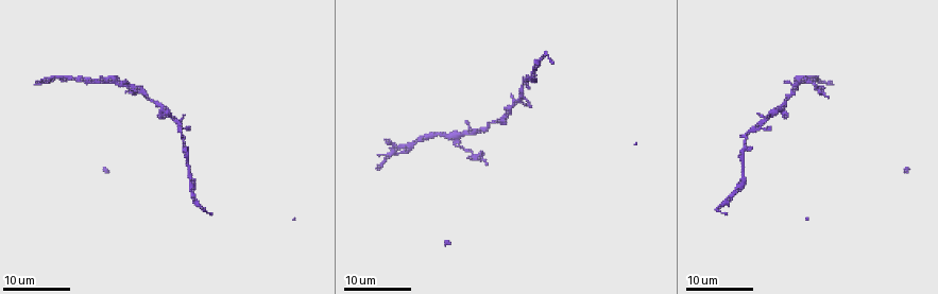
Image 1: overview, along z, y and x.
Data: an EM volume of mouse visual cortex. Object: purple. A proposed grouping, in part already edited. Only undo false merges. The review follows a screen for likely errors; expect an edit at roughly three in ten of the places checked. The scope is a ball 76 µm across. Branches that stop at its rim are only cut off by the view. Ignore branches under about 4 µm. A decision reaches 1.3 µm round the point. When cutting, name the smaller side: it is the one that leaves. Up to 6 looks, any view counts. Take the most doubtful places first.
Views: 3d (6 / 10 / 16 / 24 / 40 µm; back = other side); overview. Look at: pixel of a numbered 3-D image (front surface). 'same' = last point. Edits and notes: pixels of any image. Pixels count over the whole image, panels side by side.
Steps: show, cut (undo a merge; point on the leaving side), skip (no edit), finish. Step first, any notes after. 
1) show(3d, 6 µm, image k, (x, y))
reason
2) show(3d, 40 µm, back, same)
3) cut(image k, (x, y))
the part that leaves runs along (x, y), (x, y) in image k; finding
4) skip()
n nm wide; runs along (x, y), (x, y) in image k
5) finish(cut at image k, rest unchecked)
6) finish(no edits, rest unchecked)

show(3d, 24 µm, image 1, (804, 77))

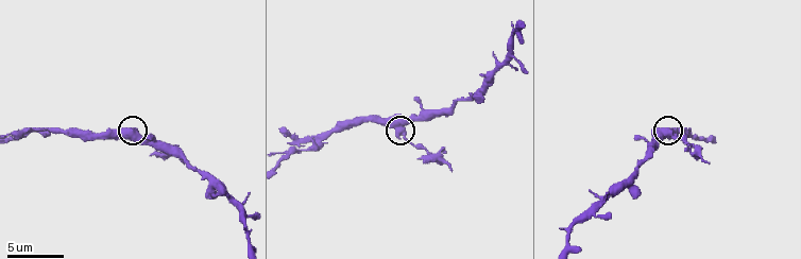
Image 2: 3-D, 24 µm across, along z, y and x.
show(3d, 10 µm, image 2, (394, 128))

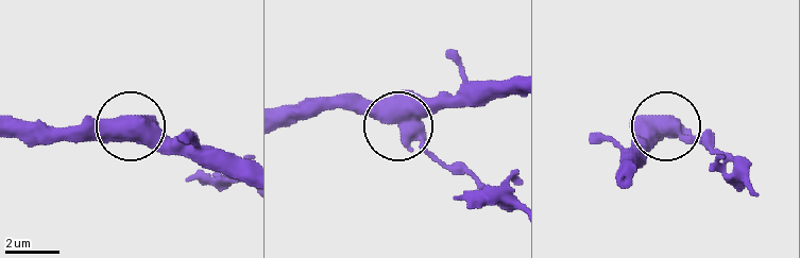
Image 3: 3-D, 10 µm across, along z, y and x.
cut(image 3, (429, 153))
two cells meet here

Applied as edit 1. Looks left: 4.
show(overview)
redraw

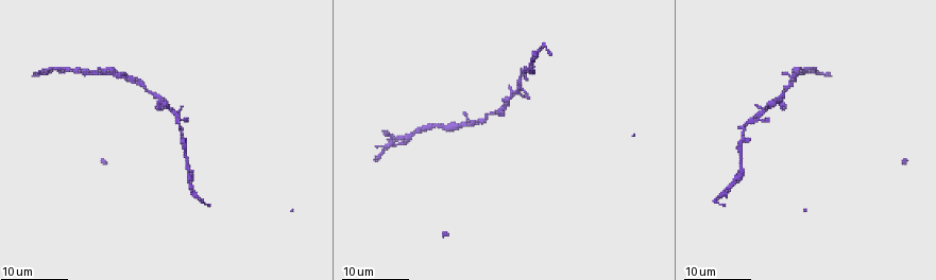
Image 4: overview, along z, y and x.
show(3d, 24 µm, image 4, (512, 96))
a fork

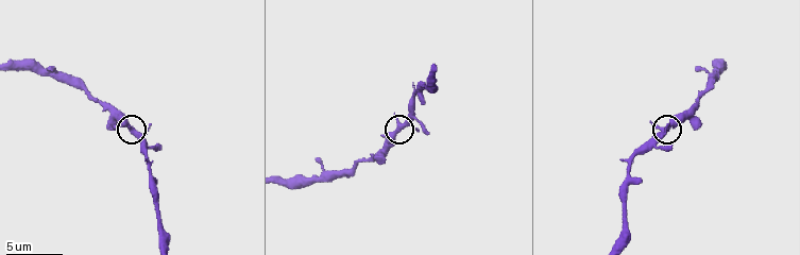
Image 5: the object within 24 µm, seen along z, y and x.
show(3d, 10 µm, image 5, (398, 129))

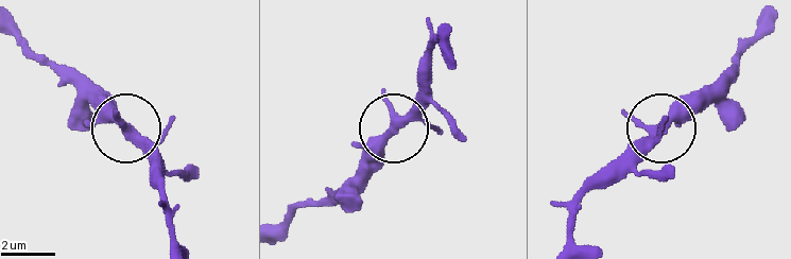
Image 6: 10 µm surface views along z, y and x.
skip()
side arm 38 µm; one cell here

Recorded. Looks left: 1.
show(3d, 10 µm, image 2, (41, 129))
thin neck

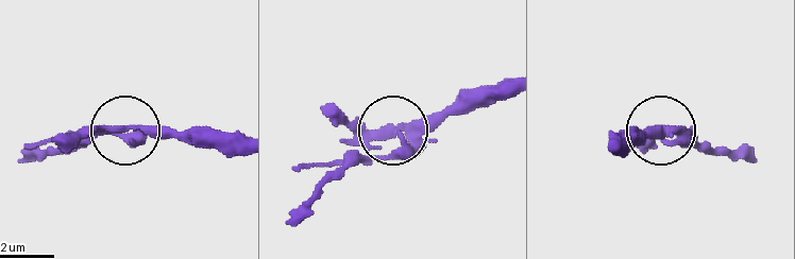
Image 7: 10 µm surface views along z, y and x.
cut(image 7, (377, 157))
a second cell is stuck on

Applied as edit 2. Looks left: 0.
finish(cut at image 3, cut at image 7, rest unchecked)

